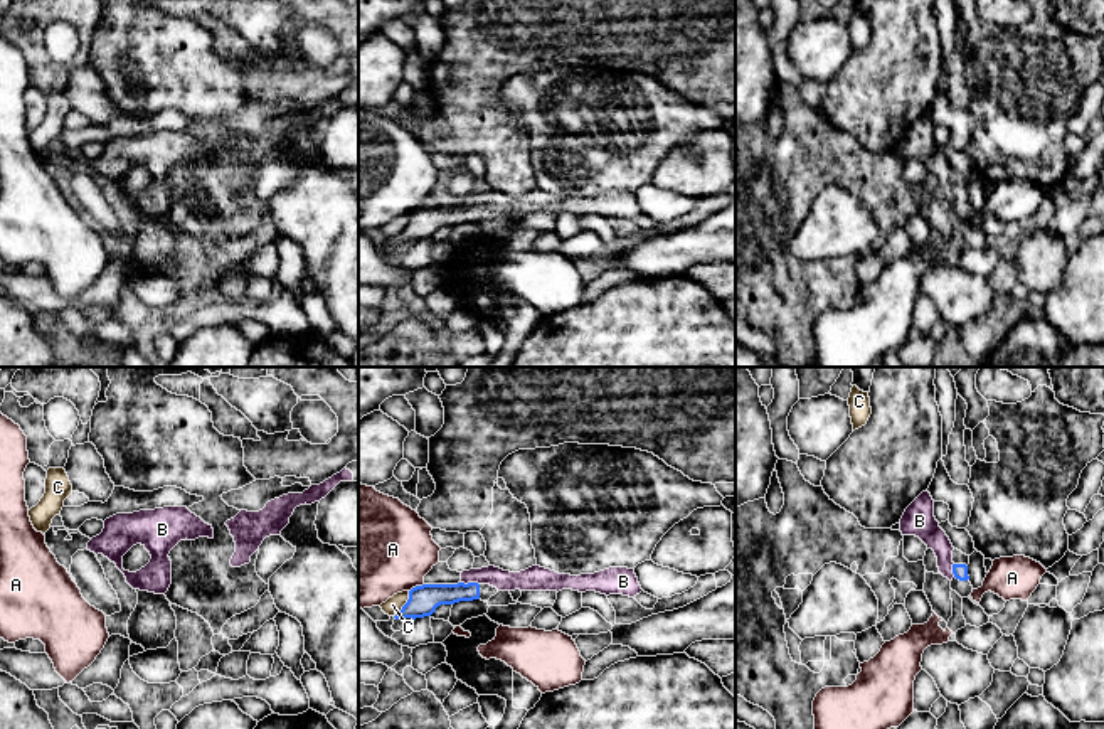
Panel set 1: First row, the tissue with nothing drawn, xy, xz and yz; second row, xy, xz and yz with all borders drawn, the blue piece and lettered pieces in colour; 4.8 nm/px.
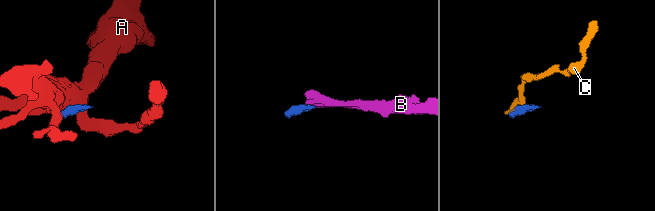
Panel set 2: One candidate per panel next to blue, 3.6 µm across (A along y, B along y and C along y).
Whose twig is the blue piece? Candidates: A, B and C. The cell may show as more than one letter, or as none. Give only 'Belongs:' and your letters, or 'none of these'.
Belongs: B

